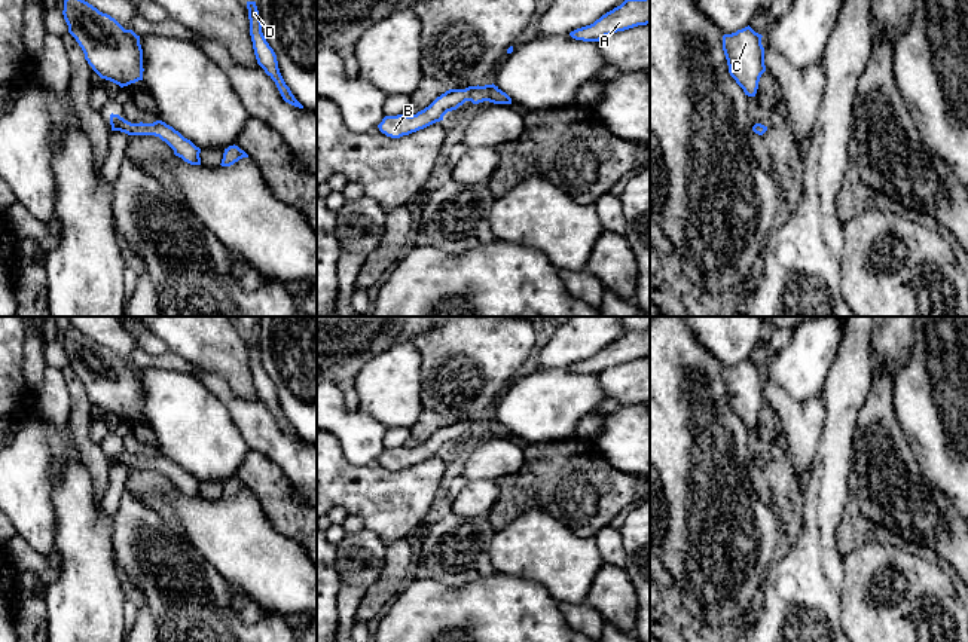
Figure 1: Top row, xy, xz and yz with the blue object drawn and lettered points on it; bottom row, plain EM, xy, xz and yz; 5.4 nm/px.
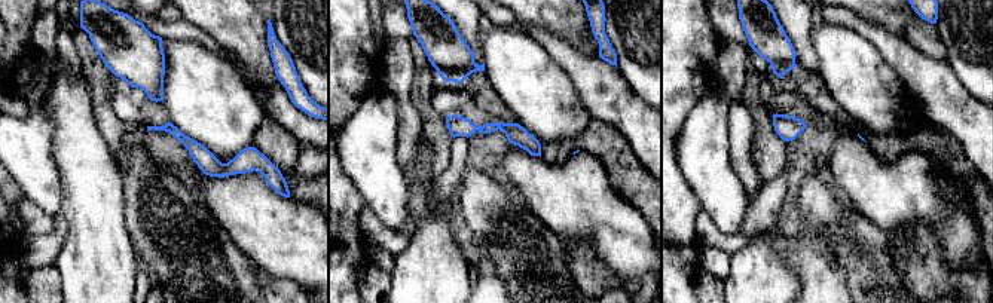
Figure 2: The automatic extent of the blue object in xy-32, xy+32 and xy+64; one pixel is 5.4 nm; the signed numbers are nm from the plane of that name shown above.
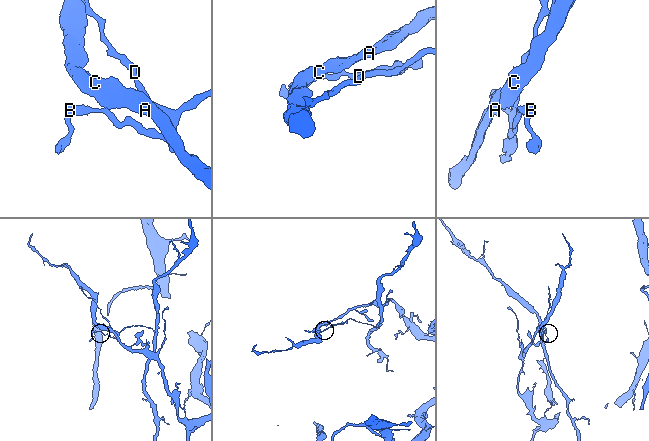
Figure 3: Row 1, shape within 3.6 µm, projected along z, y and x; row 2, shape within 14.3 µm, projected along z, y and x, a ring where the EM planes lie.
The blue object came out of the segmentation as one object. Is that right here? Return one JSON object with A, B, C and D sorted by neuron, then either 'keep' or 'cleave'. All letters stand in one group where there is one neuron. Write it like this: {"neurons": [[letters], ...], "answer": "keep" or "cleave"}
{"neurons": [["A", "B", "C"], ["D"]], "answer": "cleave"}

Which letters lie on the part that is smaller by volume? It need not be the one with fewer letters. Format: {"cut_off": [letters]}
{"cut_off": ["D"]}

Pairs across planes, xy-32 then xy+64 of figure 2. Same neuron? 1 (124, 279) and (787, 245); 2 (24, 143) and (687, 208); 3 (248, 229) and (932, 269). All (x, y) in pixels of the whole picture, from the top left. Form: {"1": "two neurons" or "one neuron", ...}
{"1": "two neurons", "2": "two neurons", "3": "two neurons"}

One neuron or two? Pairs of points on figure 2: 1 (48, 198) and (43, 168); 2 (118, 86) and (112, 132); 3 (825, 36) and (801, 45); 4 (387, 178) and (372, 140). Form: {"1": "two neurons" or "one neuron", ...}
{"1": "one neuron", "2": "one neuron", "3": "two neurons", "4": "one neuron"}

